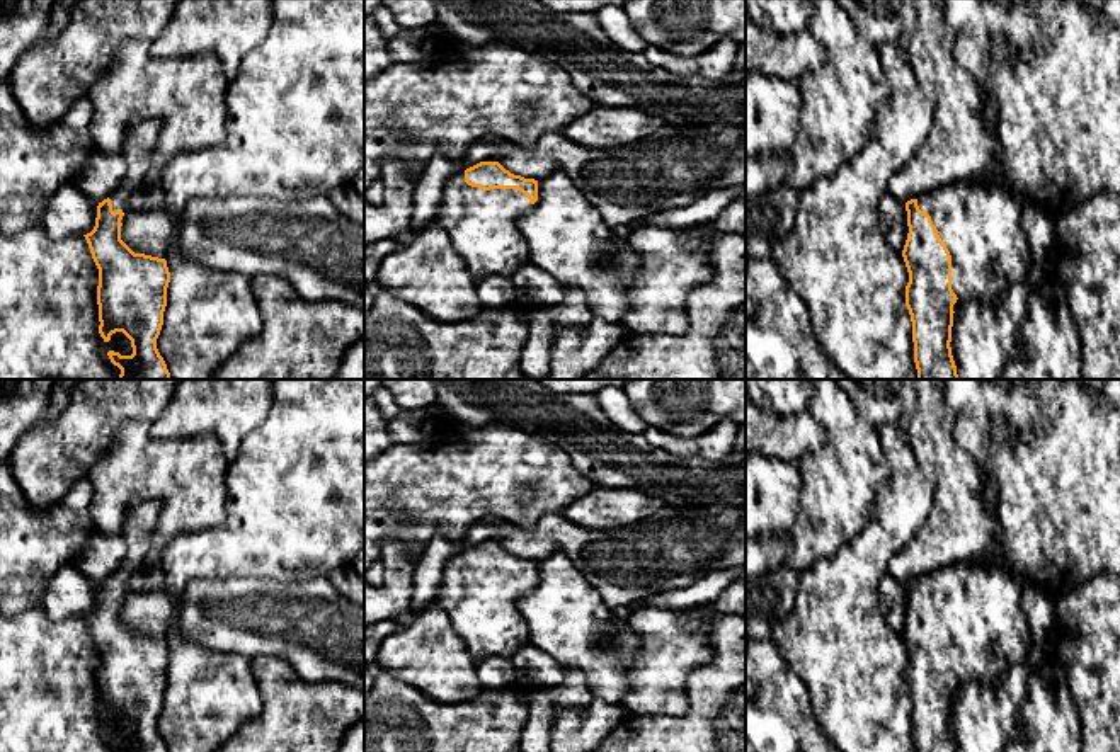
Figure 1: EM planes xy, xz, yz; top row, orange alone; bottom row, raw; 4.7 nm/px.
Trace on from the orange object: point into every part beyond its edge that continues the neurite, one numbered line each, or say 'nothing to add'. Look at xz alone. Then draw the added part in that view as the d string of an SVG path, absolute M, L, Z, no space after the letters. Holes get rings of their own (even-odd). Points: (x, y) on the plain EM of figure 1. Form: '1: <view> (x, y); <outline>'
1: xz (482, 606); M463 551L446 563L434 604L449 614L453 631L465 640L475 662L489 657L512 658L531 645L528 623L517 609L519 597L531 589L528 577L517 570L483 572L468 567Z

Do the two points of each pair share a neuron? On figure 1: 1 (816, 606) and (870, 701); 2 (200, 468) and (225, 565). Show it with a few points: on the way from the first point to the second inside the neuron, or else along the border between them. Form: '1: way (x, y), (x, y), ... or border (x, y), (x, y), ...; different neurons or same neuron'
1: way (836, 630), (836, 638), (853, 664), (855, 677); same neuron
2: border (225, 485), (225, 516), (217, 524), (176, 535); different neurons

